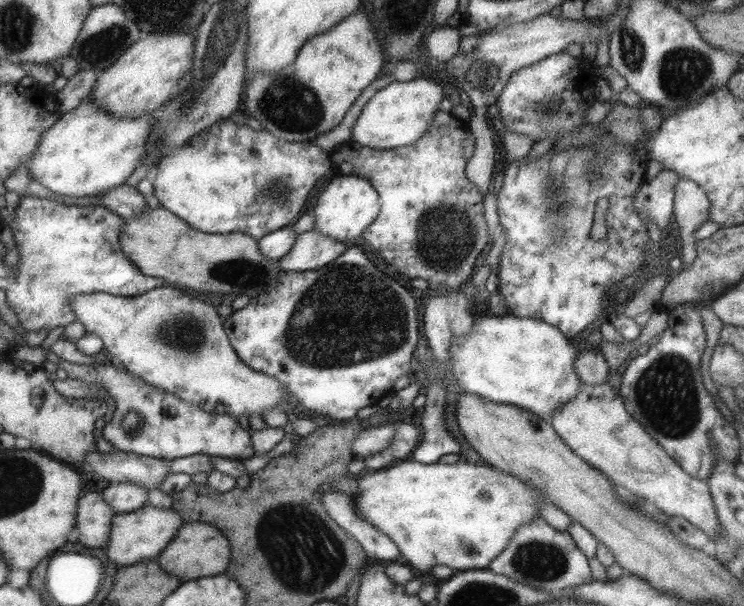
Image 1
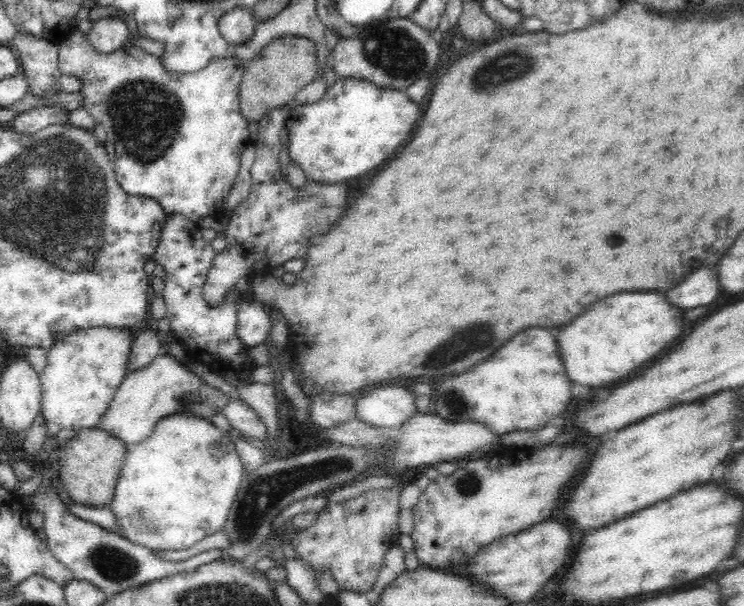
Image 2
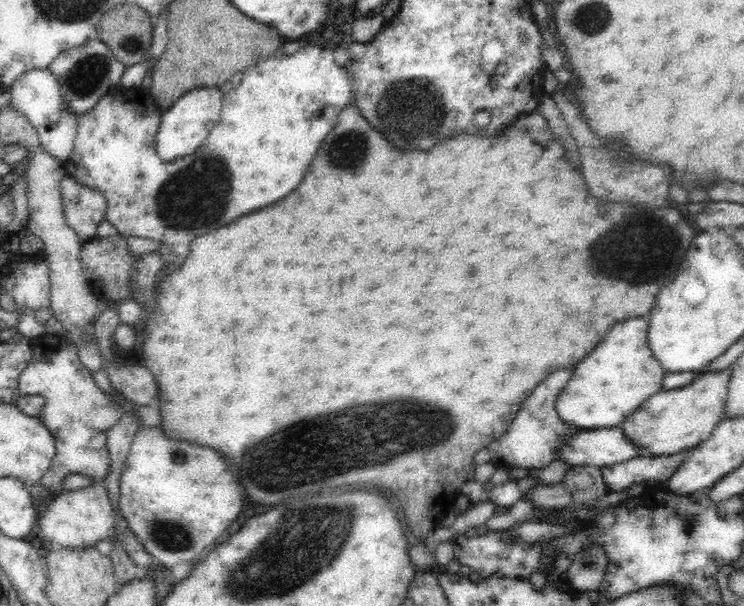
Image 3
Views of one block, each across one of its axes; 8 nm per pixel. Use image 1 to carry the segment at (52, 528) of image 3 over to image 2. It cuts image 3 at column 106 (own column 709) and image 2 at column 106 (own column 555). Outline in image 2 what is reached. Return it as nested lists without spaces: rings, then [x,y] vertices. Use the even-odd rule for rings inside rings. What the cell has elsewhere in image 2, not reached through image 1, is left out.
[[[162,354],[154,357],[148,366],[126,373],[96,428],[130,445],[146,438],[152,432],[154,424],[170,416],[169,414],[190,411],[197,416],[212,418],[212,410],[221,411],[228,402],[231,402],[231,396],[192,375],[187,369],[186,361],[178,361],[170,354]]]

